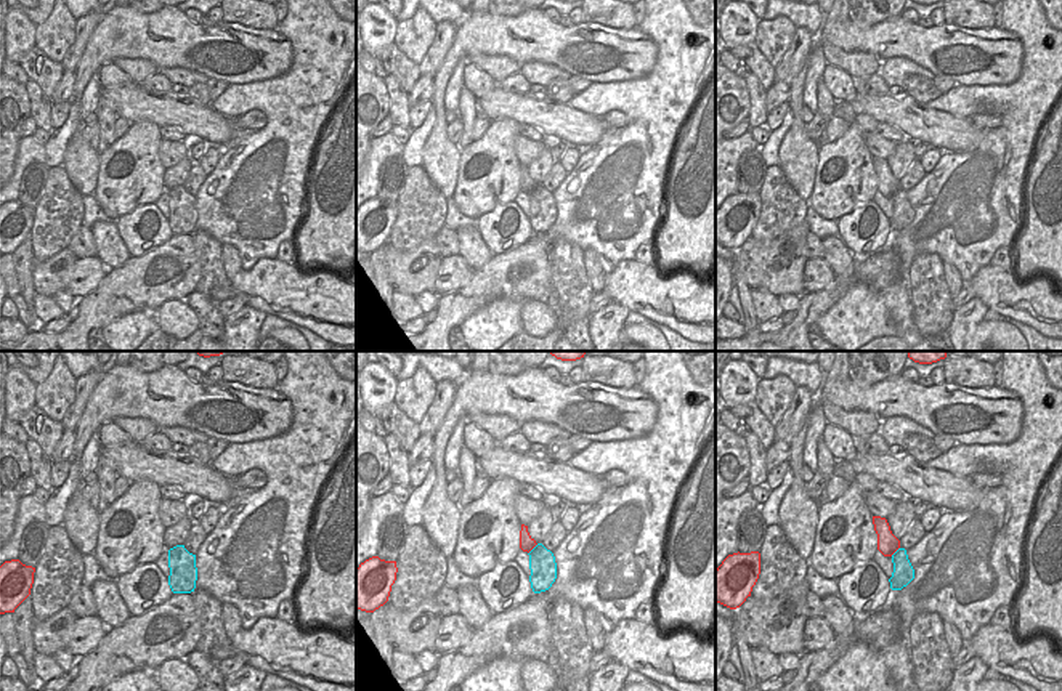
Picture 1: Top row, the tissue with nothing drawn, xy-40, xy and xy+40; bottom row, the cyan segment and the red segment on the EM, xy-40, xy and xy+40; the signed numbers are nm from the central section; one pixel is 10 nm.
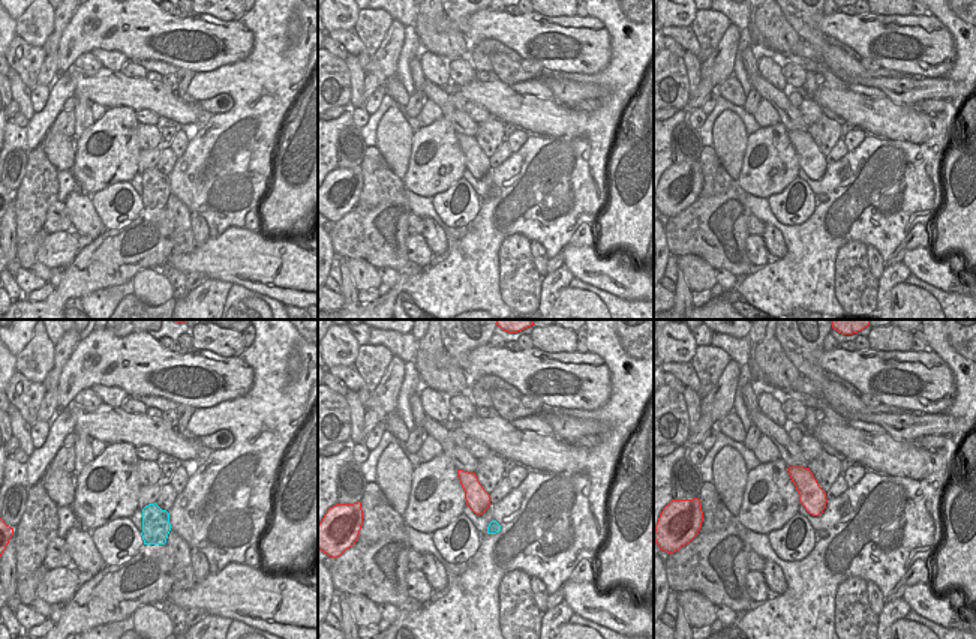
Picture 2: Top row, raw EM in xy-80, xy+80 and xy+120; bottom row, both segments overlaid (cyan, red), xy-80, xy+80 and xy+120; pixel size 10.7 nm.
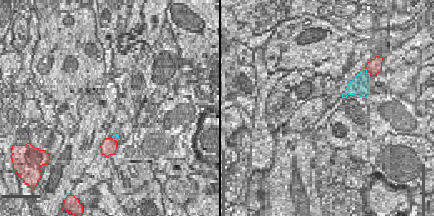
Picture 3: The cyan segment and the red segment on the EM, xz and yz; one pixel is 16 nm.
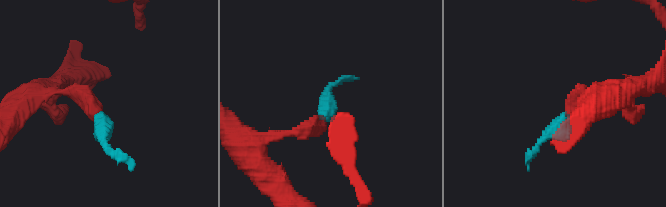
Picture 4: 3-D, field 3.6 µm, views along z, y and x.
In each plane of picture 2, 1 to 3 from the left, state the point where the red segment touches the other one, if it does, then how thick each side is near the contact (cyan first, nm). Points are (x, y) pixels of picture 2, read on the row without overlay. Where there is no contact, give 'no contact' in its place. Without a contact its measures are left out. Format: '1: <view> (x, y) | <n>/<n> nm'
1: no contact
2: no contact
3: no contact

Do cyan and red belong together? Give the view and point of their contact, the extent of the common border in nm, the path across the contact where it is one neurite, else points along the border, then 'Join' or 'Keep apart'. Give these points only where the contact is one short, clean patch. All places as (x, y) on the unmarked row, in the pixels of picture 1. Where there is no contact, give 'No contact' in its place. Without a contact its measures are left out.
Touches cyan at xy (533, 189). Shared border 150 nm. Boundary: xy (538, 185), (528, 194). Keep apart.

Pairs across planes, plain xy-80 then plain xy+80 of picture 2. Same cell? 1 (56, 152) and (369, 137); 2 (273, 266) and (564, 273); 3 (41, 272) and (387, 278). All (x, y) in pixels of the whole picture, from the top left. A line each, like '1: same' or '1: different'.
1: different
2: different
3: same

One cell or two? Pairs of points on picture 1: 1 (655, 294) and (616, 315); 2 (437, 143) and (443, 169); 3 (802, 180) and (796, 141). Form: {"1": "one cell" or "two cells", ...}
{"1": "two cells", "2": "one cell", "3": "one cell"}

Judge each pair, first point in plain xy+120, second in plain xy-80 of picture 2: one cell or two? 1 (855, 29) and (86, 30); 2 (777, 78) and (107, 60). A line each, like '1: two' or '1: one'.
1: one
2: two

